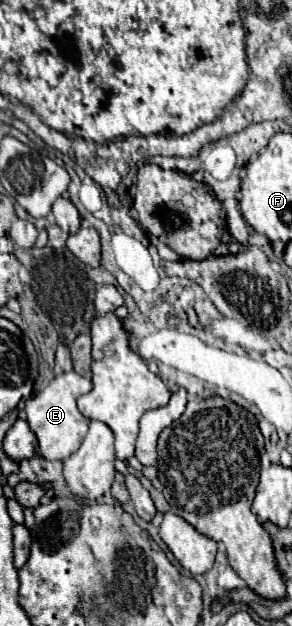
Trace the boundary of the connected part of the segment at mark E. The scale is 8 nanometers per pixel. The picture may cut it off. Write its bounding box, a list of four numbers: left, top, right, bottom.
[25,372,93,460]

